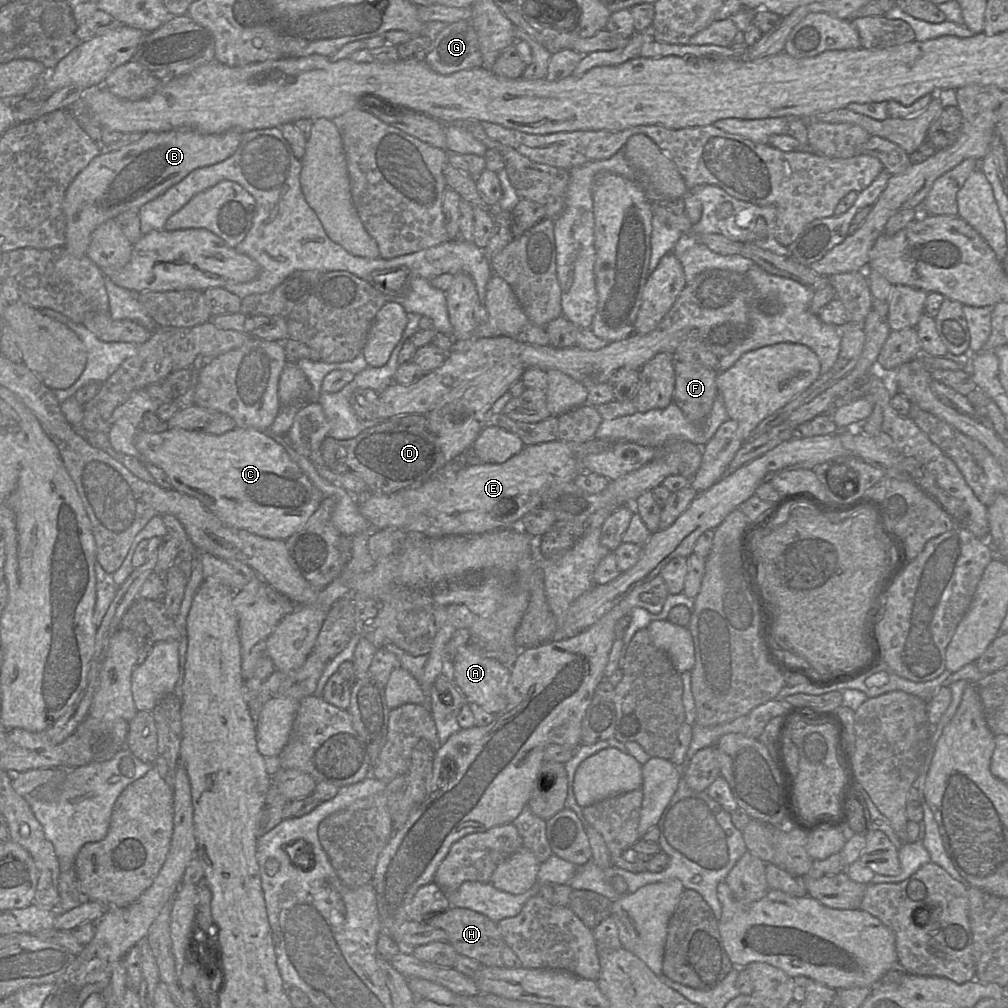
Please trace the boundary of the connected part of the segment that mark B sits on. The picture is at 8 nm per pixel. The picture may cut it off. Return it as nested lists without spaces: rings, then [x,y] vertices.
[[[193,129],[145,132],[140,140],[119,150],[101,152],[81,170],[68,186],[63,211],[66,220],[64,247],[76,256],[86,256],[93,231],[119,214],[138,212],[147,202],[162,195],[194,169],[221,162],[238,148],[242,133],[235,130],[202,134]]]

